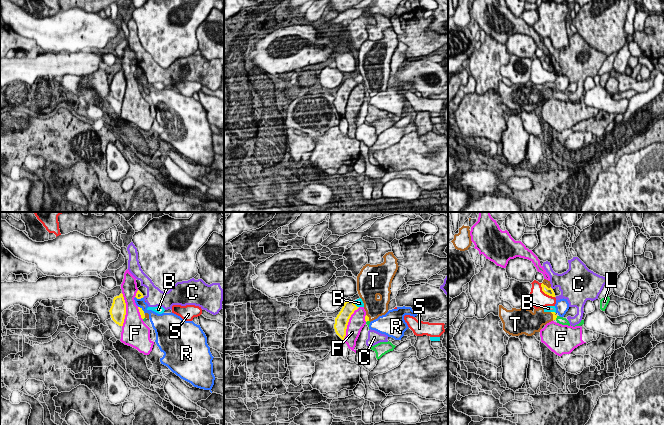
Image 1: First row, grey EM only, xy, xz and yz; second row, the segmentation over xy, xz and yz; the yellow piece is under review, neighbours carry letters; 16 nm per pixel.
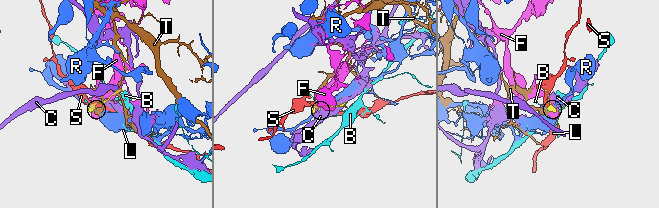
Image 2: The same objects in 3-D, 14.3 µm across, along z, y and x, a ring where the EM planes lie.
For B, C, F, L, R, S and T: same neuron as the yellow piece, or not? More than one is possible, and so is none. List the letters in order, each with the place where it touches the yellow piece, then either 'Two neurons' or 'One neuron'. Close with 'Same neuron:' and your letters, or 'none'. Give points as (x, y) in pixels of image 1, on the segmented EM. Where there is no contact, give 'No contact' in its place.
B: Touches yellow at xz (354, 304). Two neurons
C: Touches yellow at yz (551, 288). Two neurons
F: Touches yellow at xz (347, 323). Two neurons
L: Touches yellow at yz (556, 317). One neuron
R: Touches yellow at xy (141, 309). Two neurons
S: Touches yellow at yz (545, 293). Two neurons
T: Touches yellow at yz (553, 316). Two neurons
Same neuron: L

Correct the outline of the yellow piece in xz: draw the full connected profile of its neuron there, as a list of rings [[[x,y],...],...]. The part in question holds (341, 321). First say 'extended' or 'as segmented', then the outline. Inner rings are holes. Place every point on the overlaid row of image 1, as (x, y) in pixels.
as segmented; [[[346,300],[341,311],[335,318],[335,324],[334,329],[336,334],[344,340],[346,336],[346,329],[349,322],[349,319],[351,315],[354,313],[355,310],[357,310],[359,307],[357,307],[354,304],[354,301],[348,301]]]

